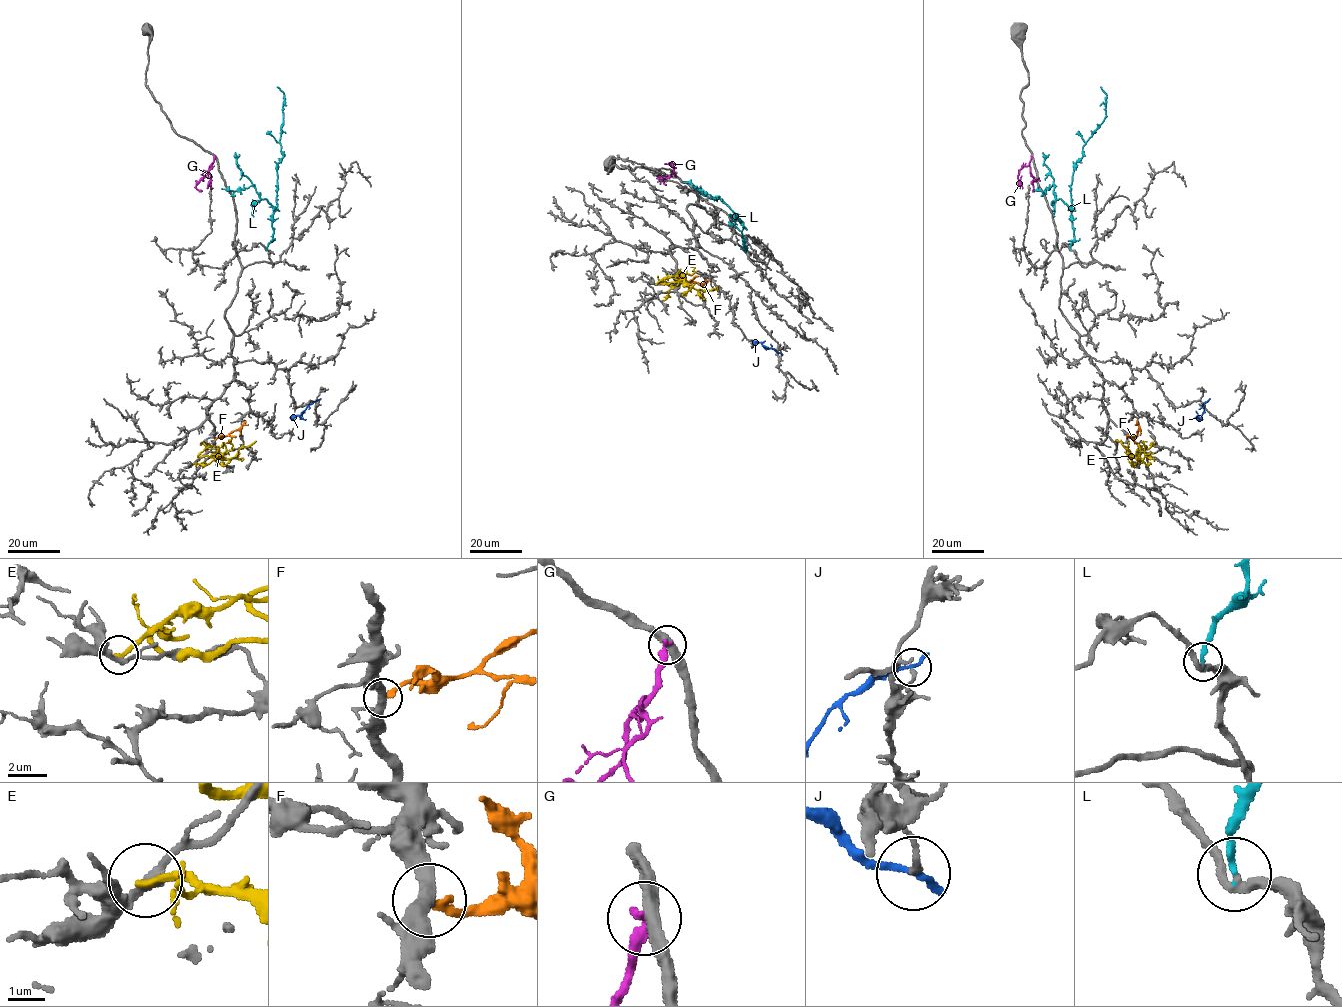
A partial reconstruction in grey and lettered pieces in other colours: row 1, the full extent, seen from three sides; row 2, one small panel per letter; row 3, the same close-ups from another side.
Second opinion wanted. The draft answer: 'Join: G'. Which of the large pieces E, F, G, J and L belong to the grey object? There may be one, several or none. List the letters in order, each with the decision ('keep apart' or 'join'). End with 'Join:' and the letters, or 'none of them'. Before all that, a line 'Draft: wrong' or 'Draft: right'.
Draft: wrong
E: keep apart
F: keep apart
G: keep apart
J: keep apart
L: join
Join: L

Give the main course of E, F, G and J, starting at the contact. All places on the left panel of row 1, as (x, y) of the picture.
E: (193, 463), (209, 464), (218, 457), (232, 459), (241, 447), (249, 447), (256, 441)
F: (215, 439), (248, 424)
G: (215, 156), (209, 171), (196, 186), (202, 191)
J: (318, 400), (309, 404), (301, 417), (290, 417)

